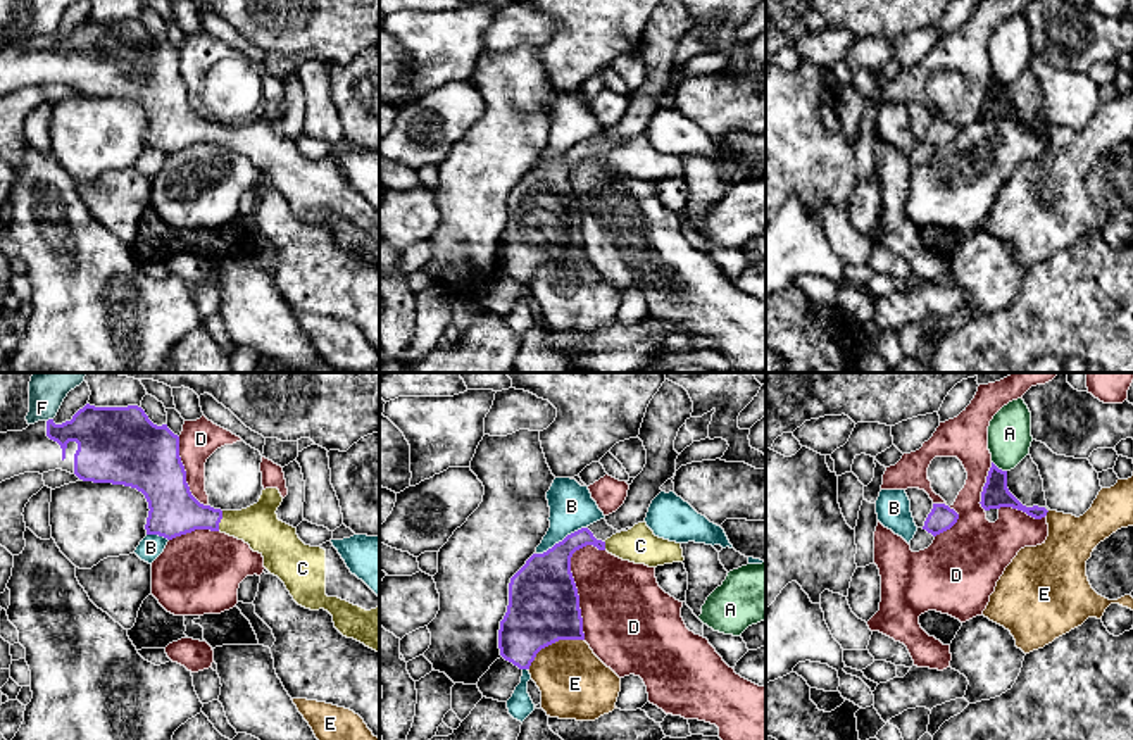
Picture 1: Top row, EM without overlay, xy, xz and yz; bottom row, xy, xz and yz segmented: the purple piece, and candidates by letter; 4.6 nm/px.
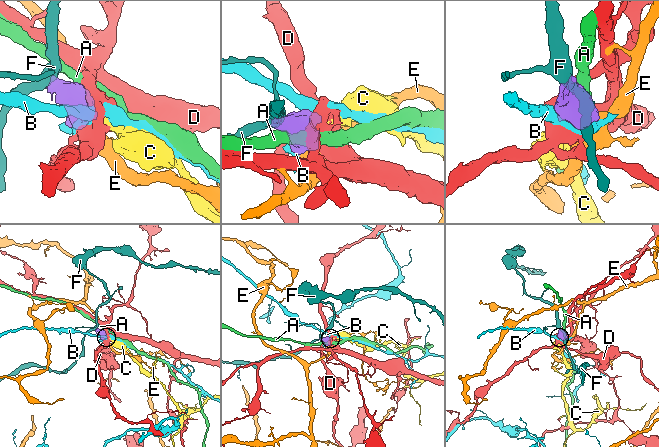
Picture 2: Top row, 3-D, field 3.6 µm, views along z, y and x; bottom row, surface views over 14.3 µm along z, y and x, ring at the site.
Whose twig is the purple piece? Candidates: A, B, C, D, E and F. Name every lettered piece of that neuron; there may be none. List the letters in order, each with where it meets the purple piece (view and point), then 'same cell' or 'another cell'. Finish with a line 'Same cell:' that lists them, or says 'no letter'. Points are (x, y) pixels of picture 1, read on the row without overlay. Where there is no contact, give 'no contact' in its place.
A: contact yz (997, 81); another cell
B: contact xz (563, 154); another cell
C: contact xy (219, 135); same cell
D: contact xz (575, 200); another cell
E: contact xz (552, 256); another cell
F: contact xy (49, 33); another cell
Same cell: C

